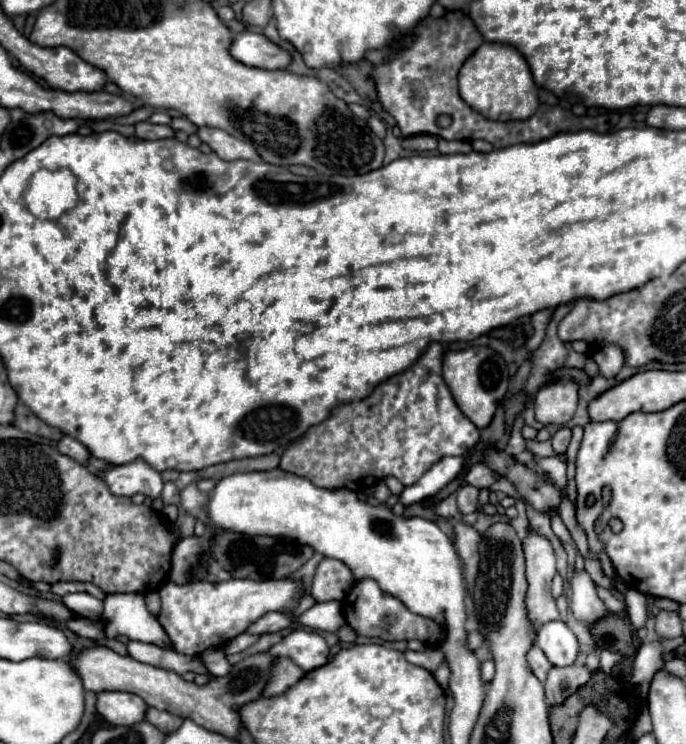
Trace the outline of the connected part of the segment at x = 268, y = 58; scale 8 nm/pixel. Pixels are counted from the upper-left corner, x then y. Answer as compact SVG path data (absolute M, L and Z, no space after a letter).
M259 32L237 34L231 46L231 54L247 66L265 70L281 70L291 64L291 54Z

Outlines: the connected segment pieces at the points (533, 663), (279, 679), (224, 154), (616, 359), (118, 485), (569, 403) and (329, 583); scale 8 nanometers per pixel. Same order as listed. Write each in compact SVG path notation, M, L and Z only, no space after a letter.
M533 646L529 652L529 666L533 674L543 682L547 678L547 672L553 668L553 664L545 658L545 652L539 646Z
M279 658L279 662L273 668L273 674L267 682L267 688L263 692L263 696L277 696L283 694L289 686L293 686L295 682L299 682L303 678L303 670L289 658Z
M199 128L197 136L211 146L211 150L223 158L223 160L253 160L253 162L261 162L261 156L257 154L257 150L253 150L253 146L249 146L249 142L241 142L237 138L233 138L231 134L225 134L219 128Z
M603 346L593 354L593 360L599 366L599 372L603 378L613 378L619 374L621 366L625 364L625 356L619 346Z
M143 460L105 470L105 482L109 484L109 490L117 496L133 496L141 492L149 498L157 498L163 490L161 474L147 466Z
M553 382L543 386L535 396L535 418L541 424L567 424L577 408L577 382Z
M323 558L313 578L311 596L317 602L329 602L333 598L345 598L351 586L353 586L351 570L343 562Z

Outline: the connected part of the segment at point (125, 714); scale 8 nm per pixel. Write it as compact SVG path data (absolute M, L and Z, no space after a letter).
M101 692L97 694L99 714L113 726L133 726L145 720L147 704L129 692Z

